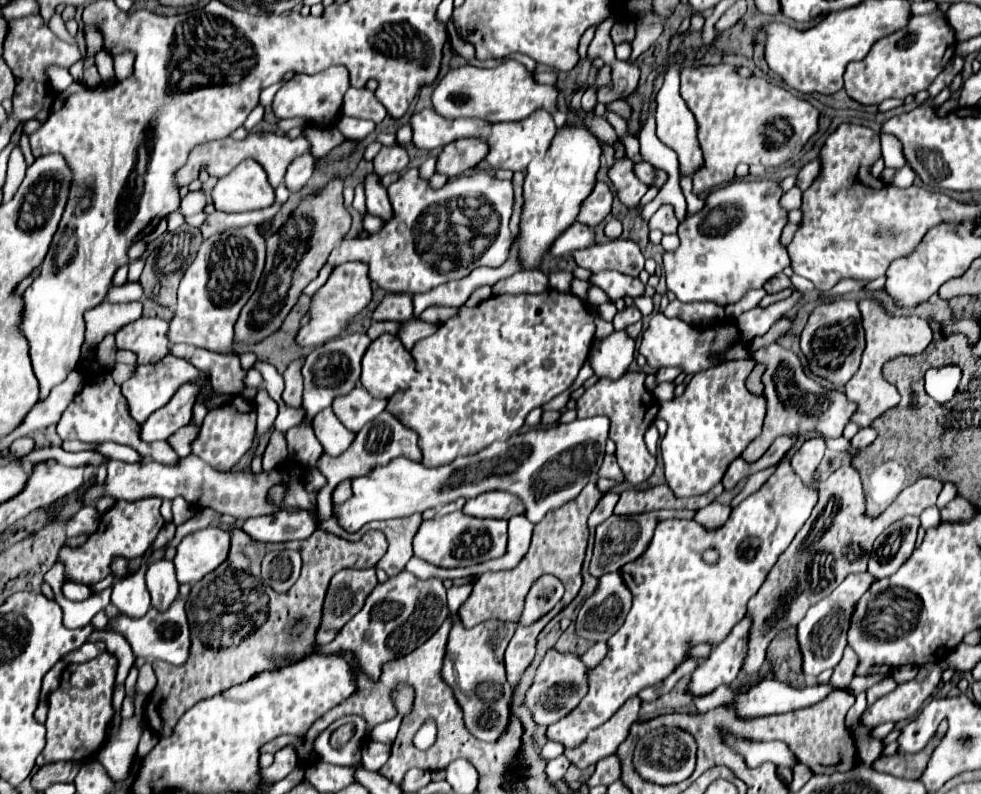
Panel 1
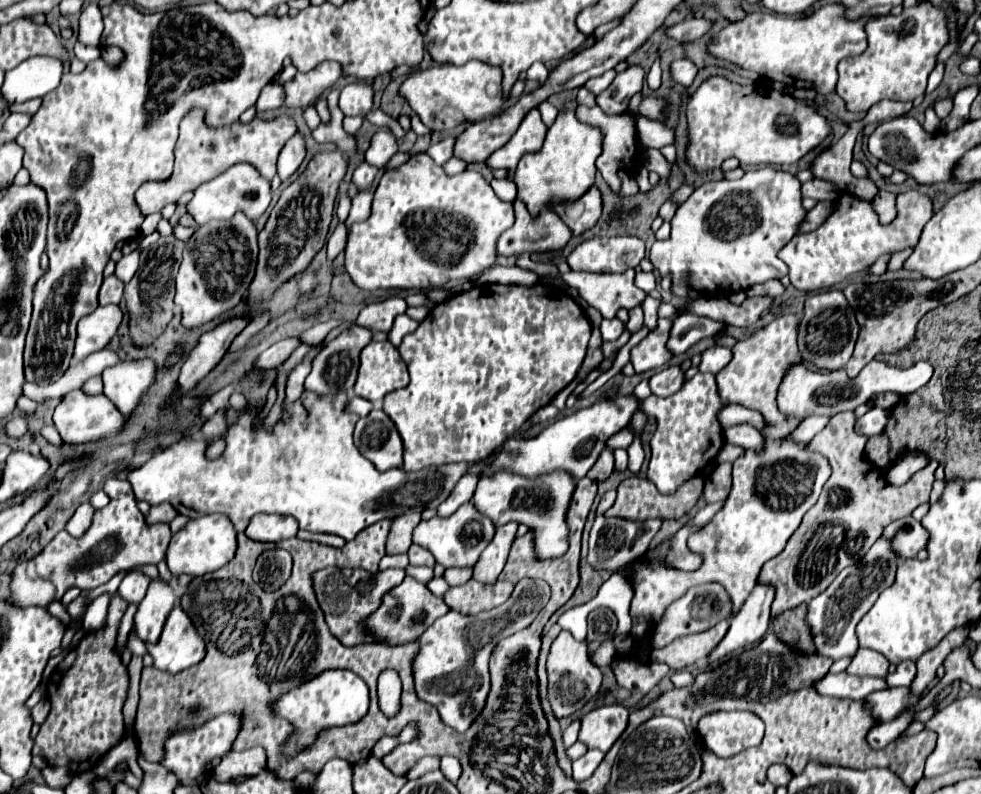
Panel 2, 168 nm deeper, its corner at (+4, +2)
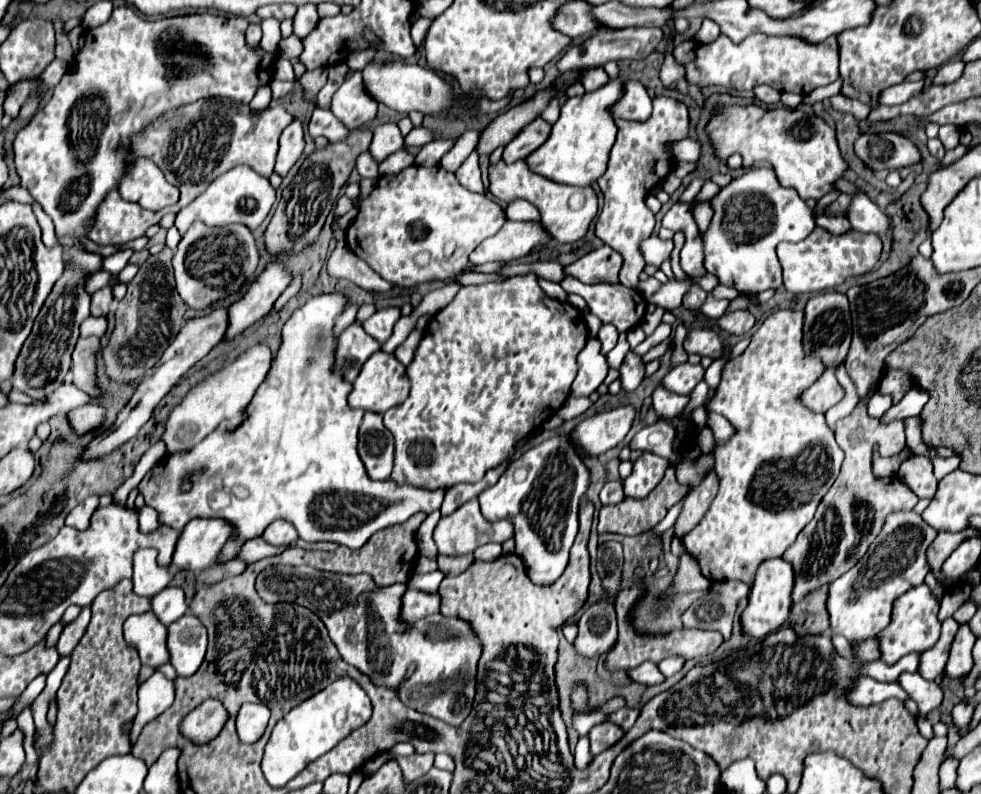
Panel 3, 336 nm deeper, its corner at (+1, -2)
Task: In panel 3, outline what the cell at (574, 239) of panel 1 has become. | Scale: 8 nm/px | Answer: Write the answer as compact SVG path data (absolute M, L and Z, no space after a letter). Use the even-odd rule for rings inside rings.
M507 221L501 231L483 241L469 259L473 265L513 261L527 255L533 247L547 247L551 241L553 237L547 229L541 229L541 221Z

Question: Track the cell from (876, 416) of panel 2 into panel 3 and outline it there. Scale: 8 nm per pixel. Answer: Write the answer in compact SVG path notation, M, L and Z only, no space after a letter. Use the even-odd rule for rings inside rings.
M913 387L911 391L905 393L905 397L903 397L897 405L893 405L891 409L885 411L885 415L881 417L881 423L887 425L887 423L891 423L891 421L895 421L895 419L919 415L921 409L923 409L923 405L927 403L927 399L929 399L929 397L927 397L927 393L925 393L923 389Z

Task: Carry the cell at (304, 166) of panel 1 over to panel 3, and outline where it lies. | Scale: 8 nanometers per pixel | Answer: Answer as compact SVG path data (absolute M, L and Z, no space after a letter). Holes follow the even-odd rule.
M293 121L279 139L279 155L277 155L277 165L275 165L275 173L279 173L281 177L285 177L289 173L289 169L299 161L299 157L303 155L305 149L305 141L303 141L303 127L301 121Z

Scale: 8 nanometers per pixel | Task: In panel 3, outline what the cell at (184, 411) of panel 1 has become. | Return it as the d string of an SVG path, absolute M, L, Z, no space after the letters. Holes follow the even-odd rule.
M267 265L267 269L261 275L257 275L255 281L247 287L243 299L229 307L229 325L223 341L235 339L245 329L263 319L289 283L291 275L283 269L283 265Z

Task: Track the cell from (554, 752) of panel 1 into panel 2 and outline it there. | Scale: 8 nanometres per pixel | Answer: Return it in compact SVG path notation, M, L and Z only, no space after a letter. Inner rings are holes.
M574 719L574 721L566 727L566 731L564 731L564 745L566 745L566 747L570 747L570 745L576 743L578 731L580 731L580 719Z

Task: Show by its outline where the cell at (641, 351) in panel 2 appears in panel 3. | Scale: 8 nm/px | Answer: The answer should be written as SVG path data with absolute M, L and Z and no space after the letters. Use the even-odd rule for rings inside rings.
M629 351L623 359L623 365L619 369L621 381L623 381L623 391L633 391L639 387L639 383L645 379L645 363L643 357Z

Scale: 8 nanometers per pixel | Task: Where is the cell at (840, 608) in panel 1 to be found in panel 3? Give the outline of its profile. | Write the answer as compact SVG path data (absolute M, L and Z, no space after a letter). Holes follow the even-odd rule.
M913 511L891 513L885 521L883 531L871 545L873 549L853 569L849 569L845 575L841 575L829 585L827 613L829 613L831 633L843 635L855 647L875 637L883 627L887 627L895 597L923 583L929 571L929 565L925 561L925 551L935 537L937 531L929 527L921 519L921 515Z

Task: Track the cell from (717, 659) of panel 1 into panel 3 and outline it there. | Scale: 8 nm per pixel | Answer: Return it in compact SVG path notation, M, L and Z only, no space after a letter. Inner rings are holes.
M781 557L765 561L757 571L755 585L749 593L749 603L747 603L745 611L741 613L741 633L745 637L749 637L751 641L757 641L757 639L763 641L763 637L773 633L773 629L777 631L779 627L783 627L789 619L791 589L793 589L793 569L791 569L791 565L787 561L783 561Z

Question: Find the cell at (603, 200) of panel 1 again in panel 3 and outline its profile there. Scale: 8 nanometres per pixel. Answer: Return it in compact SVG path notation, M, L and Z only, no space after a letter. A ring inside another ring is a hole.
M499 161L497 165L491 165L489 167L489 191L501 201L501 203L507 203L515 197L523 197L527 199L531 205L535 205L541 213L541 221L543 221L543 227L553 235L555 241L559 243L575 243L579 239L585 237L585 233L589 231L589 225L591 221L595 219L597 215L597 195L591 187L571 187L571 185L561 185L561 183L555 183L555 181L549 181L537 173L531 173L525 165L525 161L515 161L511 165ZM573 193L581 193L585 195L585 203L583 207L579 209L571 209L569 207L569 197Z

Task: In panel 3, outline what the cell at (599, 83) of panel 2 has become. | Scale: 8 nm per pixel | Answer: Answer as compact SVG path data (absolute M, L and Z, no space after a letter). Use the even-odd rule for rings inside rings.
M595 67L595 69L587 69L587 73L583 77L583 87L585 87L585 91L591 93L591 91L599 89L607 81L609 81L609 75L605 73L605 69L603 67Z

